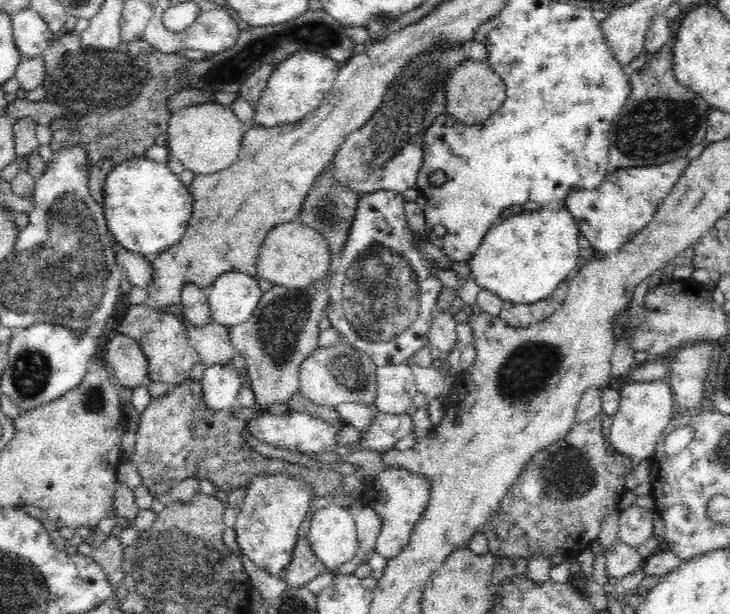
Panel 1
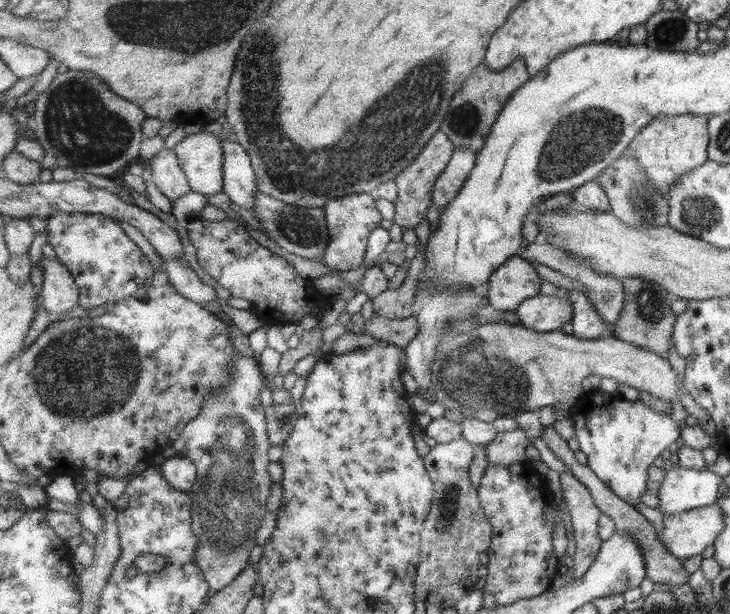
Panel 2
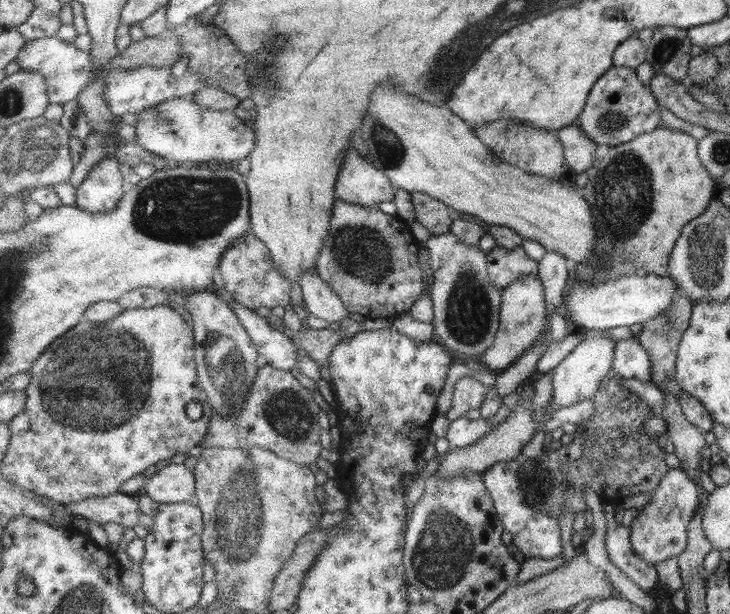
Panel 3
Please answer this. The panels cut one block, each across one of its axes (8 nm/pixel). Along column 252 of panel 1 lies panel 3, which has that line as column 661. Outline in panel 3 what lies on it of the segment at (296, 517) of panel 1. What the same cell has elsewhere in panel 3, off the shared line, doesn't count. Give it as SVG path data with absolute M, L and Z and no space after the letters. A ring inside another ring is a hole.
M668 468L651 490L650 499L637 511L629 527L629 544L633 554L649 566L679 556L687 543L686 533L698 507L698 486L681 469Z

